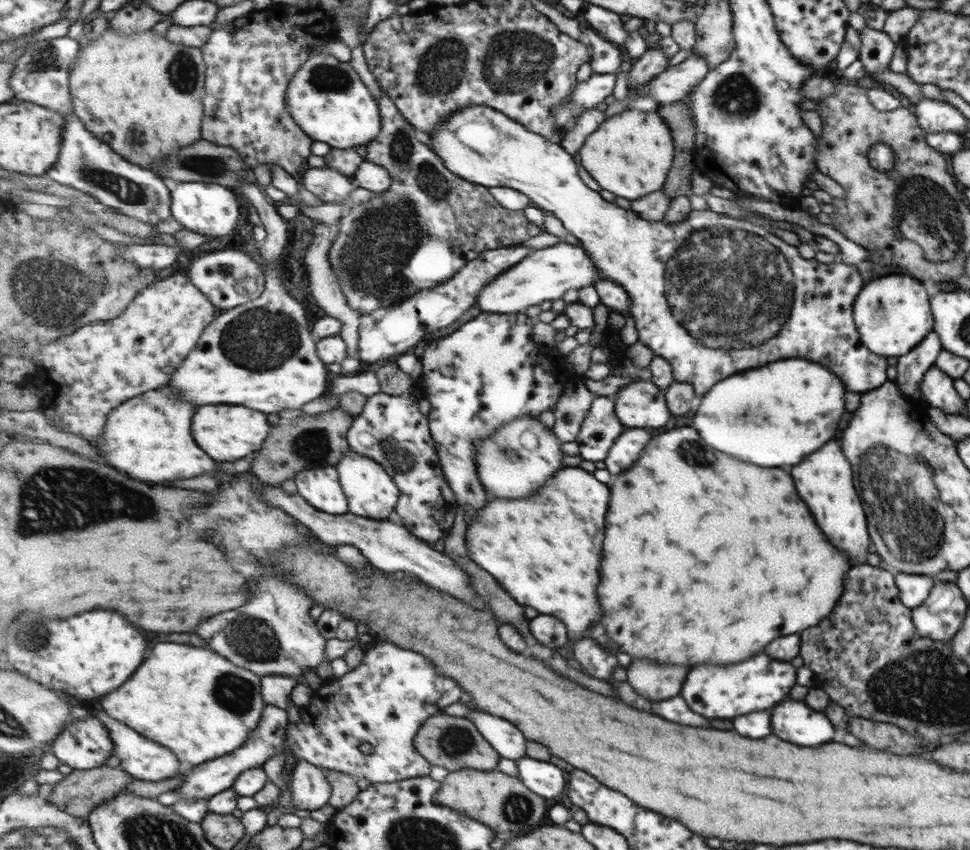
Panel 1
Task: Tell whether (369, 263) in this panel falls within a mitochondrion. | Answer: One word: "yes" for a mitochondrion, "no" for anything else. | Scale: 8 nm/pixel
yes

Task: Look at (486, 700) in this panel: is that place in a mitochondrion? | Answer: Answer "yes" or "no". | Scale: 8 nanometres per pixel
no

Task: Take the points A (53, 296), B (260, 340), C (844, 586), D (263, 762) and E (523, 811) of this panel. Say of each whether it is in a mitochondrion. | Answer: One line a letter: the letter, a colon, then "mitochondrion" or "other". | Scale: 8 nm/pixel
A: mitochondrion
B: mitochondrion
C: other
D: other
E: mitochondrion

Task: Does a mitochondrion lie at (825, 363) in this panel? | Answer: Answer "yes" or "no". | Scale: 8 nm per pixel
no

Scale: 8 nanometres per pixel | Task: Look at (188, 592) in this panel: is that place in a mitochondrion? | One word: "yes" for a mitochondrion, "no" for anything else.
no

